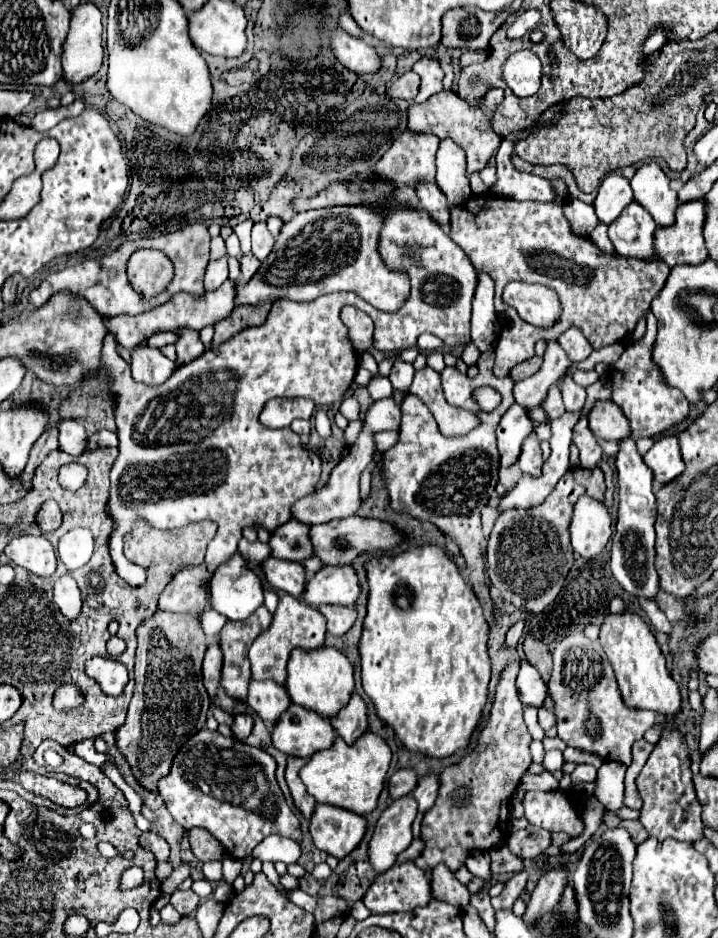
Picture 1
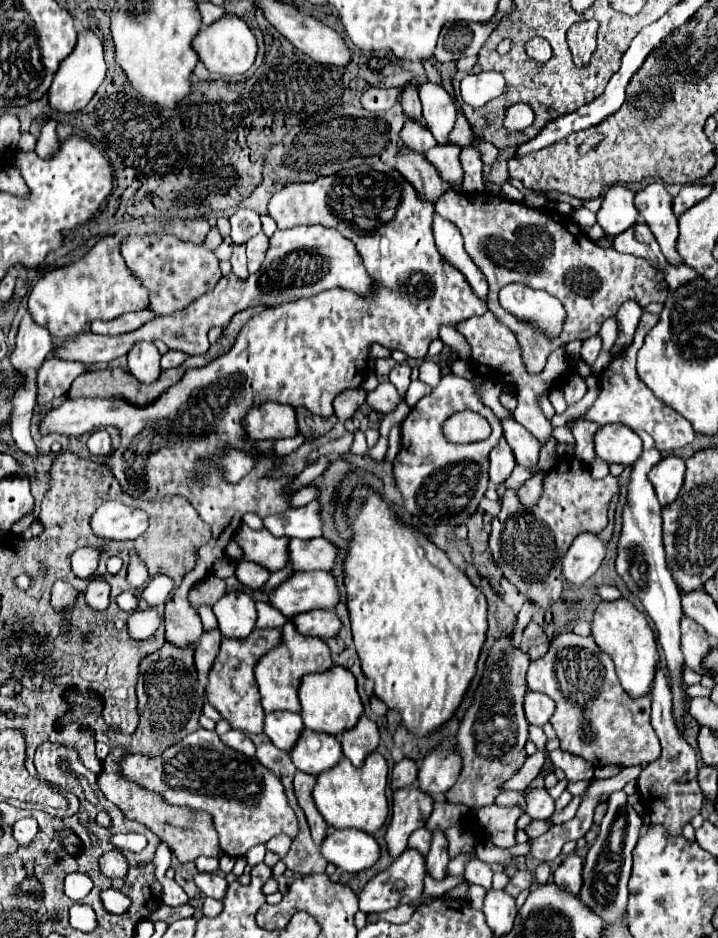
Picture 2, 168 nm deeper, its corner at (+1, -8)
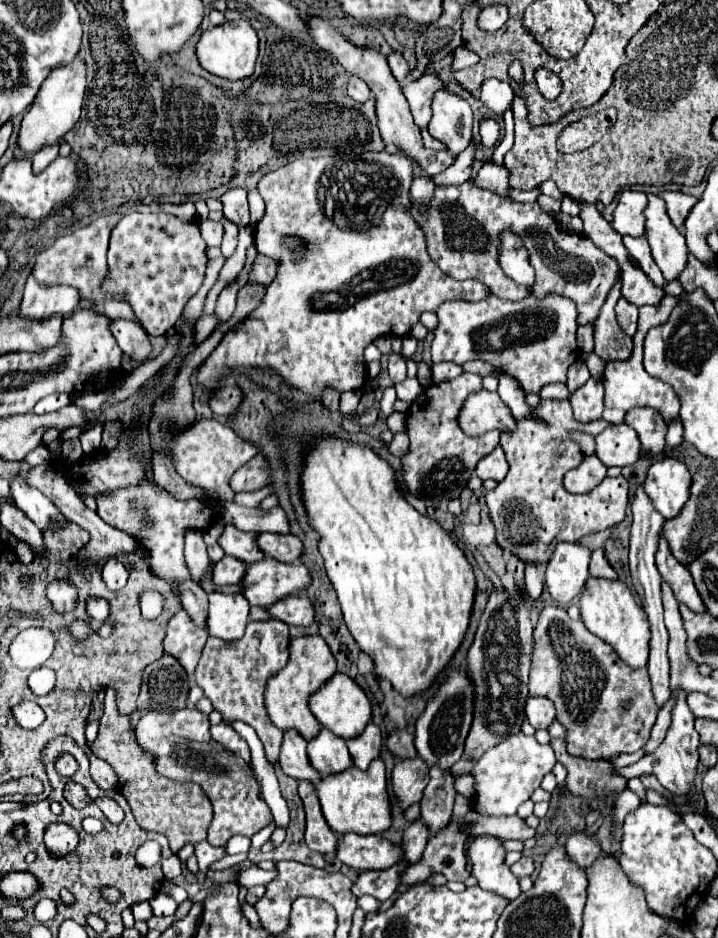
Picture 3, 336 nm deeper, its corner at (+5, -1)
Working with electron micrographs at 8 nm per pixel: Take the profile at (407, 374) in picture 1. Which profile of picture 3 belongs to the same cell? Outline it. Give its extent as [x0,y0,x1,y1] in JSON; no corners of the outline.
[388,353,406,383]

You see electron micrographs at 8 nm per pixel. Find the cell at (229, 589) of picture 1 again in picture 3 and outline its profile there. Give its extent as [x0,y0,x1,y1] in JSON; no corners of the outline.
[208,593,250,641]

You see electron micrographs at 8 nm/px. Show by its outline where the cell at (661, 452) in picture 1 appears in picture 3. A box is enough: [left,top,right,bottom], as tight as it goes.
[644,457,692,519]

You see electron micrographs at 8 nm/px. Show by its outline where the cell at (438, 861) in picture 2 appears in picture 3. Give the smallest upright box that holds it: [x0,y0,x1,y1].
[420,767,456,835]

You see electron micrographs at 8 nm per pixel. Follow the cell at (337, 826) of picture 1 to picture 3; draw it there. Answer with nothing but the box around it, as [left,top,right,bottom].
[336,835,400,871]

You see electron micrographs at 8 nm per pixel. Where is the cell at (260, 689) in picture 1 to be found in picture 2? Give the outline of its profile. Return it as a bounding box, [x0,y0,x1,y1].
[264,712,304,752]

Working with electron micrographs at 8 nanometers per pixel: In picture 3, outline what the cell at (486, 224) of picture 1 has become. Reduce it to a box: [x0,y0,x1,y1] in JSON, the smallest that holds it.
[414,181,622,325]

